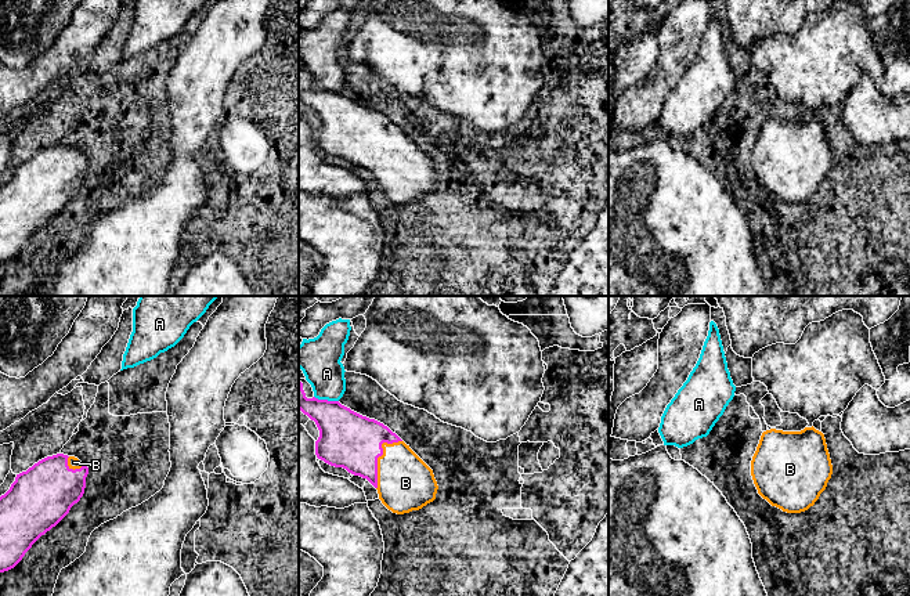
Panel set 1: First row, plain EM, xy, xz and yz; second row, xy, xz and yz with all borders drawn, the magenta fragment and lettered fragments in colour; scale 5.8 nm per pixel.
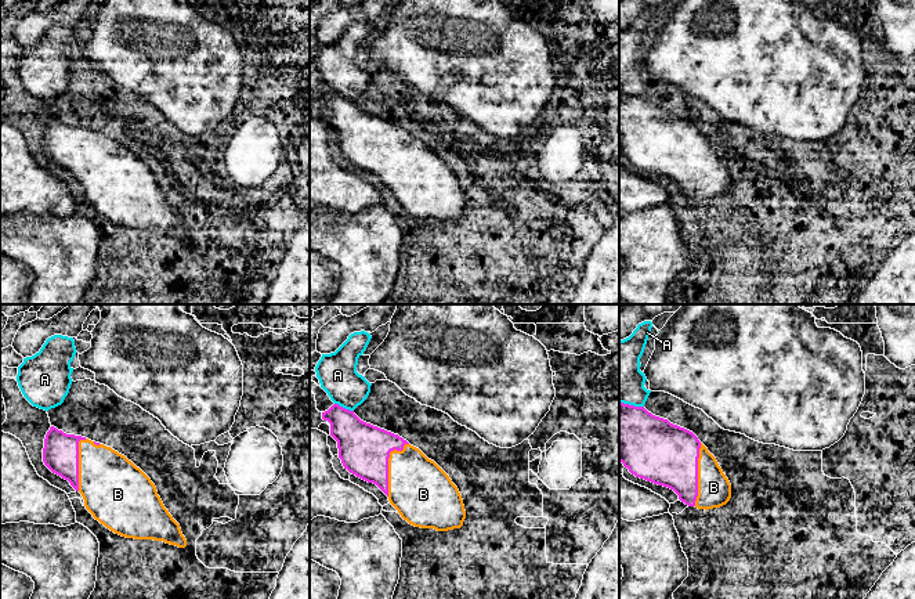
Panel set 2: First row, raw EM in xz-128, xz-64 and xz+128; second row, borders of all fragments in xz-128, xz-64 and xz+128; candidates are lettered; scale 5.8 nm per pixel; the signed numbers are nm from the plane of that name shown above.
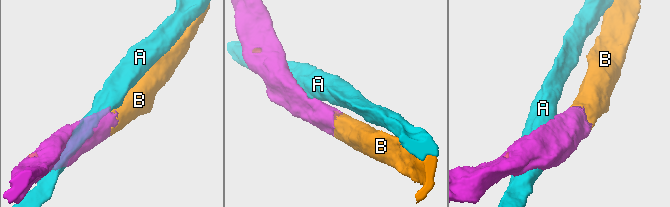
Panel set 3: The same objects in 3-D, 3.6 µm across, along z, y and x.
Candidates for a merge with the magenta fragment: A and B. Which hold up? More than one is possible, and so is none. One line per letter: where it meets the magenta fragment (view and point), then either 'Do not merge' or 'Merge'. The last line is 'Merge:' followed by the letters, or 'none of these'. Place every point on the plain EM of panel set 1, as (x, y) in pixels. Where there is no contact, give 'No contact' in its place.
A: Touches magenta at xz (327, 90). Do not merge
B: Touches magenta at xz (379, 145). Merge
Merge: B

